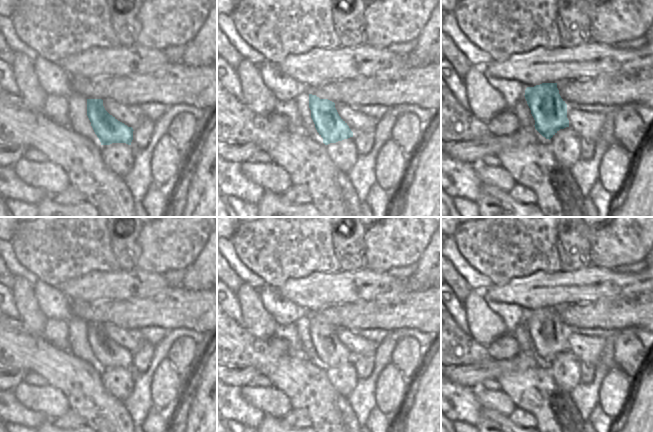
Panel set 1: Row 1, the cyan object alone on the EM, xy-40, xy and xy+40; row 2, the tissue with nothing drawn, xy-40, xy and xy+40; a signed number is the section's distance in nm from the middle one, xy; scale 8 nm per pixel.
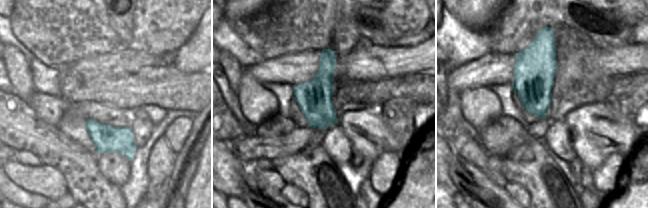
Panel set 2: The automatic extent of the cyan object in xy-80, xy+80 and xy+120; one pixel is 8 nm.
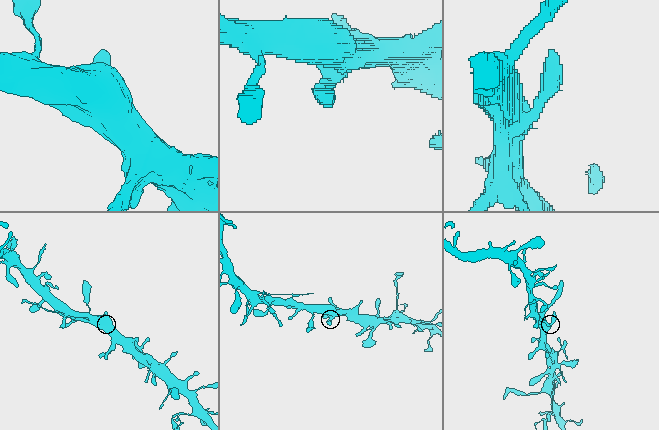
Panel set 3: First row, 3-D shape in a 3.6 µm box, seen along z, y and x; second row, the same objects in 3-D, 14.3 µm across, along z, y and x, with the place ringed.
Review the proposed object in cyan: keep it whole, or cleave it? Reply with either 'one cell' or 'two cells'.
one cell

